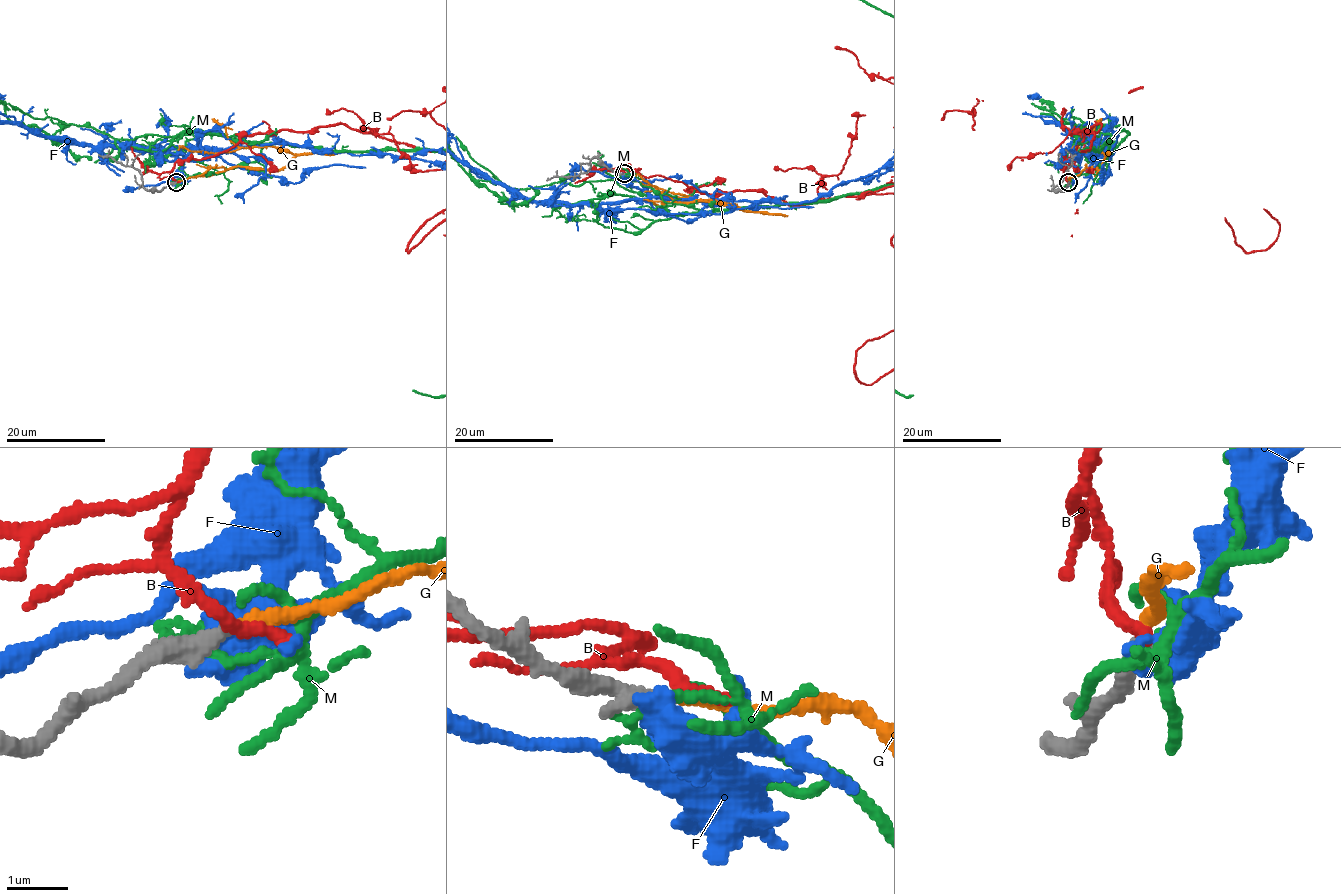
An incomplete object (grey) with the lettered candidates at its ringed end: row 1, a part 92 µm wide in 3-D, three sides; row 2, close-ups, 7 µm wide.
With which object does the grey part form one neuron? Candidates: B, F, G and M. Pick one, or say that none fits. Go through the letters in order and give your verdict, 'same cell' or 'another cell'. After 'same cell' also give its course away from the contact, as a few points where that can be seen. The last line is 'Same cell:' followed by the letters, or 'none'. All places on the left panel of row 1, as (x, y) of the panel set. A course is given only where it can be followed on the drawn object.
B: another cell
F: another cell
G: same cell; course (176, 181), (210, 168), (278, 170), (293, 155), (269, 145), (220, 153), (180, 147), (178, 150)
M: another cell
Same cell: G

